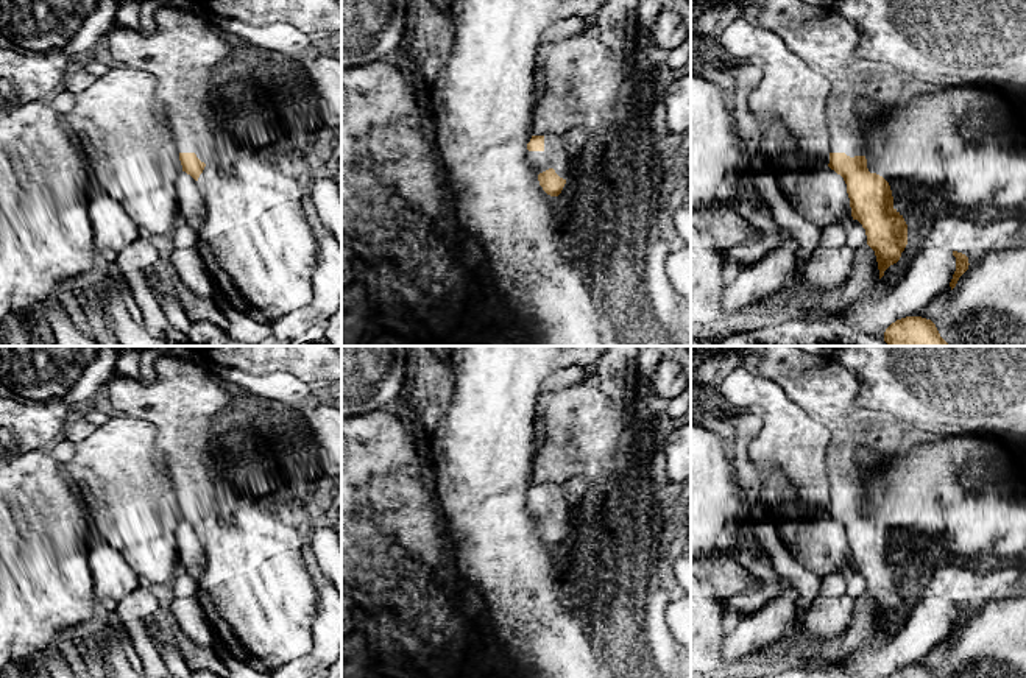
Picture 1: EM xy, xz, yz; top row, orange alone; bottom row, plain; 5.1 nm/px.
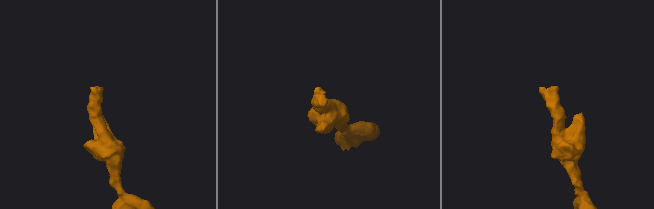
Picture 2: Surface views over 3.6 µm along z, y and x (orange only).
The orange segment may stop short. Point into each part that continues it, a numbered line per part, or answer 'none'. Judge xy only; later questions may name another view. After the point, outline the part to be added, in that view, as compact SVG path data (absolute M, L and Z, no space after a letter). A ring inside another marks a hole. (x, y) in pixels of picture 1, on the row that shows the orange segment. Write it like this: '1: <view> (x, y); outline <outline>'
1: xy (183, 50); outline M159 8L154 22L153 34L112 26L103 44L115 64L150 72L157 79L178 153L195 153L207 165L215 159L211 72L228 56L231 39L211 16L189 9Z

